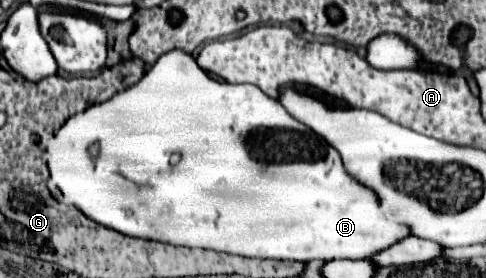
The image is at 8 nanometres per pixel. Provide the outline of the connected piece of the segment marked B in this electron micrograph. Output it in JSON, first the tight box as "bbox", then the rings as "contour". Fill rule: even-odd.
{"bbox":[46,50,412,262],"contour":[[[170,50],[162,54],[140,82],[122,90],[120,94],[116,94],[106,102],[94,104],[88,110],[68,118],[66,124],[56,134],[56,140],[50,144],[46,160],[50,166],[50,178],[58,184],[62,194],[70,202],[74,202],[90,220],[128,236],[148,238],[174,246],[218,250],[218,252],[250,256],[250,258],[276,258],[276,260],[298,260],[298,262],[310,262],[316,258],[362,260],[380,254],[388,250],[388,246],[394,246],[396,242],[412,236],[408,226],[390,220],[388,212],[384,212],[384,206],[374,190],[368,190],[368,186],[360,184],[344,170],[344,164],[340,162],[340,154],[336,154],[336,150],[332,150],[332,146],[328,146],[328,142],[324,142],[324,138],[320,138],[314,130],[292,118],[278,100],[266,96],[260,88],[252,84],[228,84],[208,78],[206,72],[196,64],[194,56],[188,54],[186,50]],[[96,140],[100,144],[100,156],[96,162],[92,162],[88,158],[88,144]]]}

